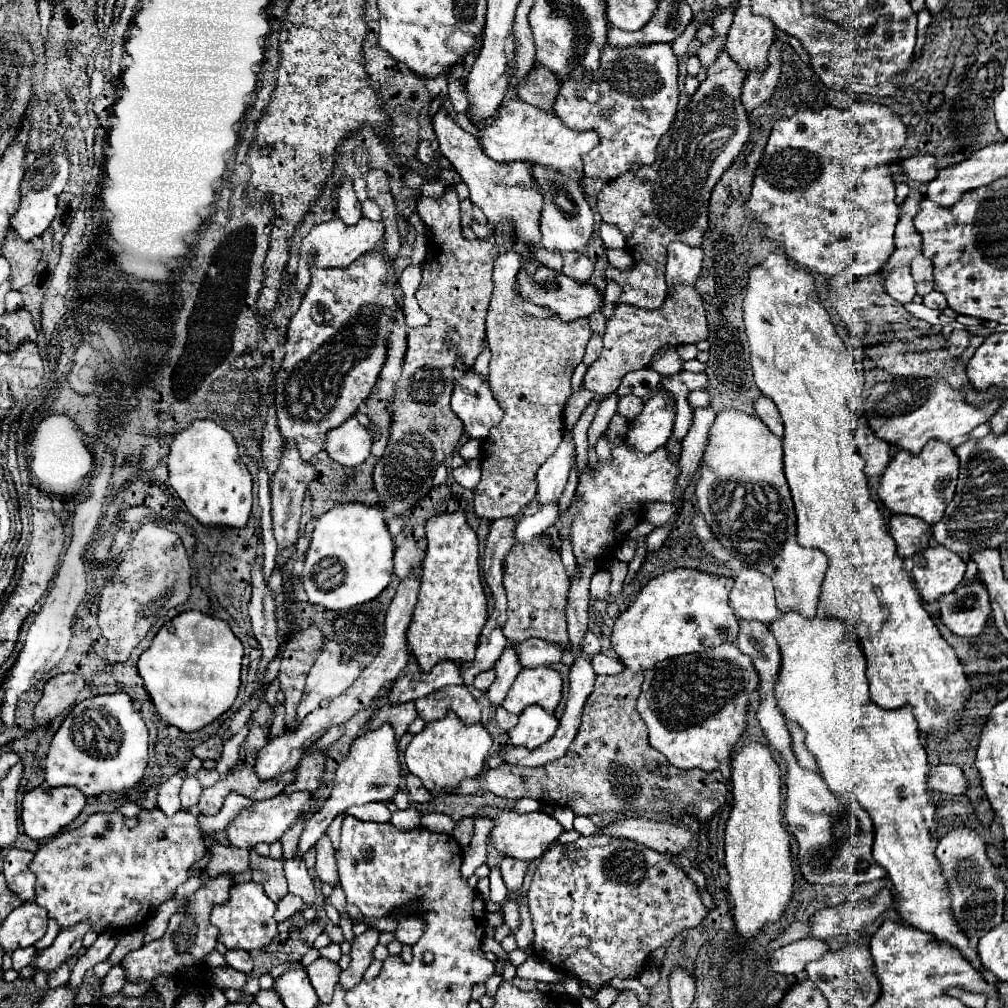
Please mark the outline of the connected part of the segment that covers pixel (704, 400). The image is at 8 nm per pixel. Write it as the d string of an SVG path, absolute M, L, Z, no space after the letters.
M697 389L697 391L691 391L687 399L689 399L691 409L697 409L697 407L707 407L707 405L709 405L709 391L707 391L707 389Z

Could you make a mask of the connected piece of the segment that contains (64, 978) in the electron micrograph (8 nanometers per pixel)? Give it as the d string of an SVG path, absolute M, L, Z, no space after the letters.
M63 963L59 969L55 969L55 971L51 971L49 973L49 987L61 987L61 985L67 985L67 981L69 981L69 965L67 963Z

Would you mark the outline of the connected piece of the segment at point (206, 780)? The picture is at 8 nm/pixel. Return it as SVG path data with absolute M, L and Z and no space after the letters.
M199 769L195 777L199 779L199 783L201 783L203 787L211 787L211 785L215 785L215 783L221 779L221 775L217 773L217 769L211 769L211 771L207 771L207 769Z

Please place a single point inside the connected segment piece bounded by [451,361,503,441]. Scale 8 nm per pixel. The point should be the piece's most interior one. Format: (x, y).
(472, 401)

